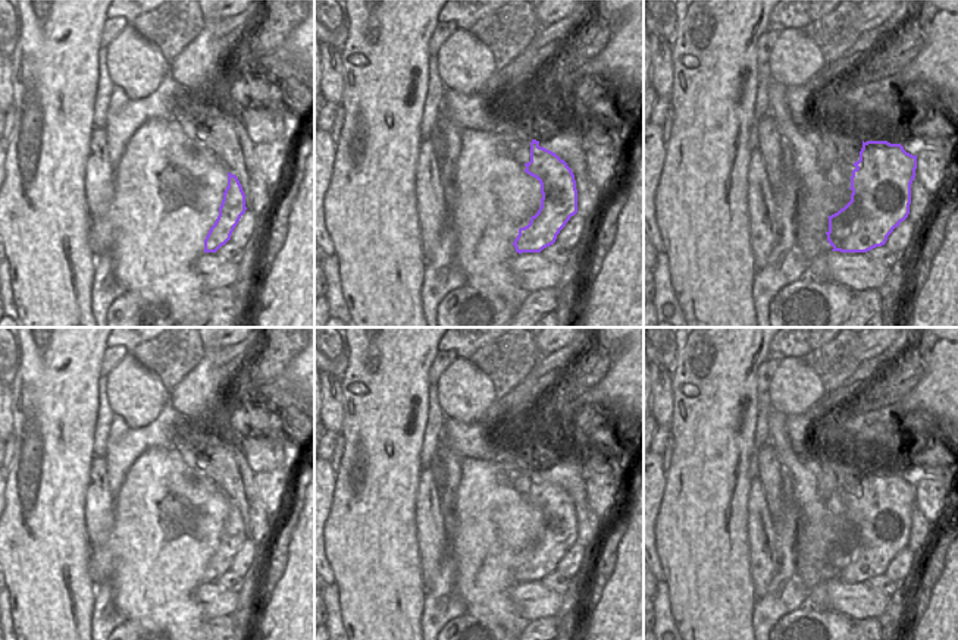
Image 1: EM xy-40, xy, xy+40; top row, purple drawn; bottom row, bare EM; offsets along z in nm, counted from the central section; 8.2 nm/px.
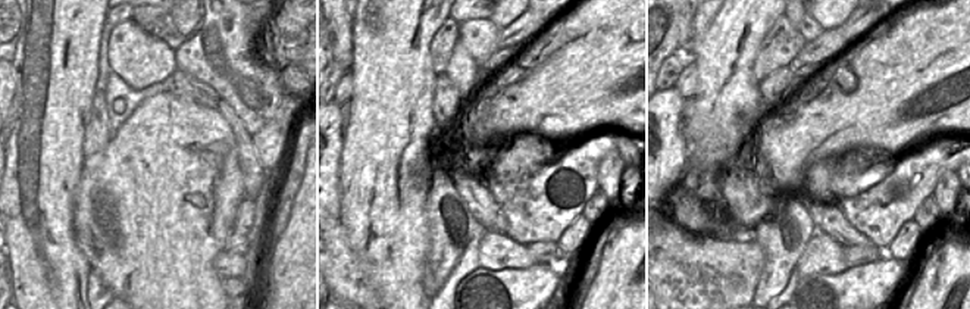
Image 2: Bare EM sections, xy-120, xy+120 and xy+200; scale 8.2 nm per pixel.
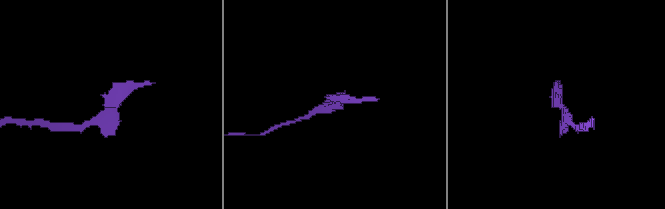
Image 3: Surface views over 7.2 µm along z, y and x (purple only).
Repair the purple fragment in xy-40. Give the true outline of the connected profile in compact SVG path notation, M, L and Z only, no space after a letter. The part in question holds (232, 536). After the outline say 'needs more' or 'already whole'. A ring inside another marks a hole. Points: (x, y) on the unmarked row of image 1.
M228 501L228 515L219 536L219 545L204 568L204 581L216 581L225 574L245 542L245 523L238 506Z; already whole

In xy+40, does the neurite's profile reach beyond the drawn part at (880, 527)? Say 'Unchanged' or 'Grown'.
Grown.

